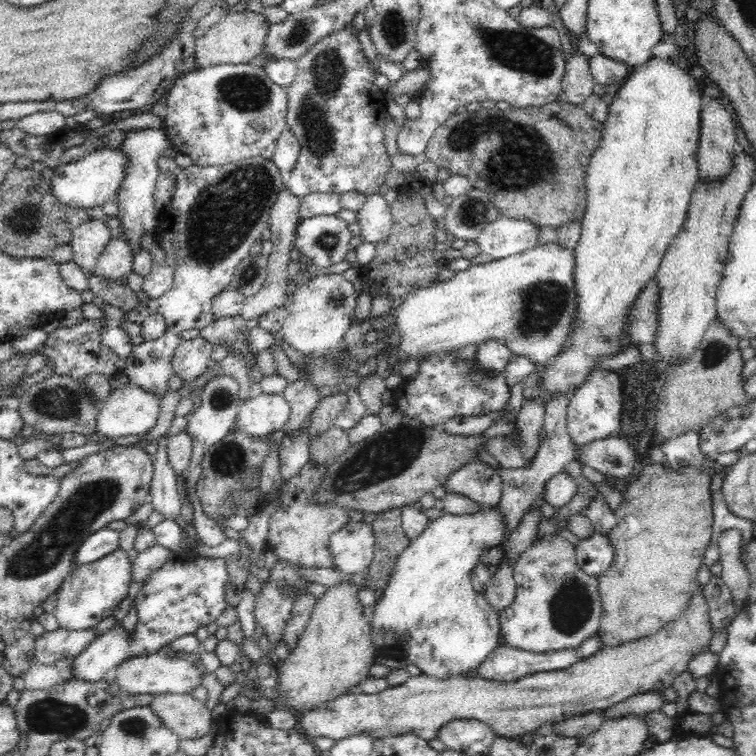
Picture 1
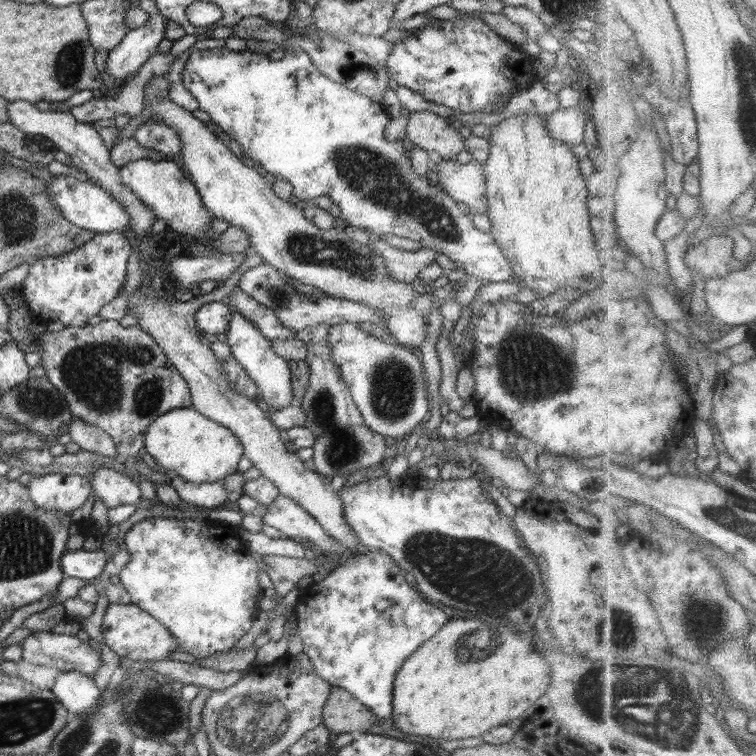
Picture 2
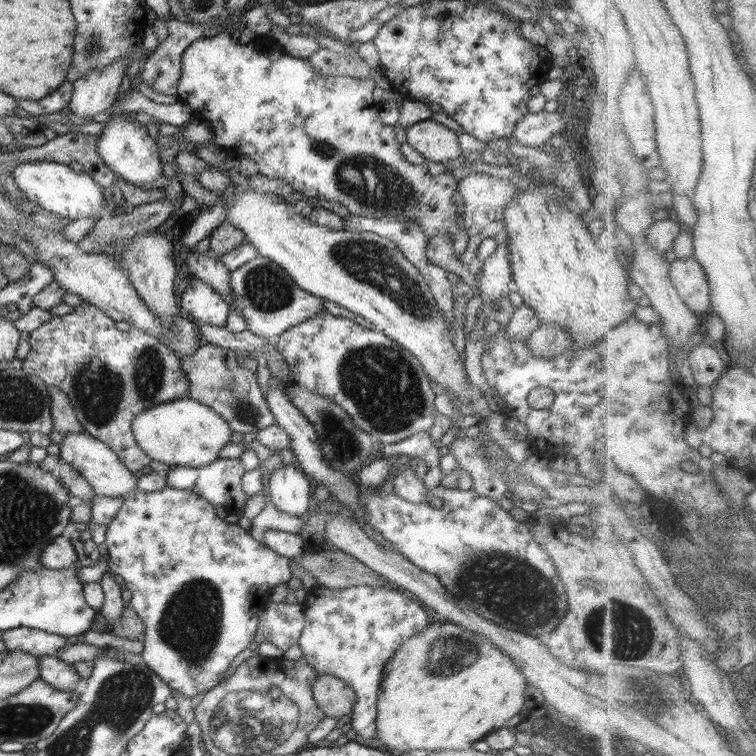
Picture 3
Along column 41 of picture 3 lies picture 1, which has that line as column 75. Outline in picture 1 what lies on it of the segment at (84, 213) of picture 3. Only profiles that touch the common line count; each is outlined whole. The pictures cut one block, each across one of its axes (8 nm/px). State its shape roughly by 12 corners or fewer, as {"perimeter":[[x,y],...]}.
{"perimeter":[[94,148],[53,169],[52,193],[87,209],[116,199],[127,155]]}

